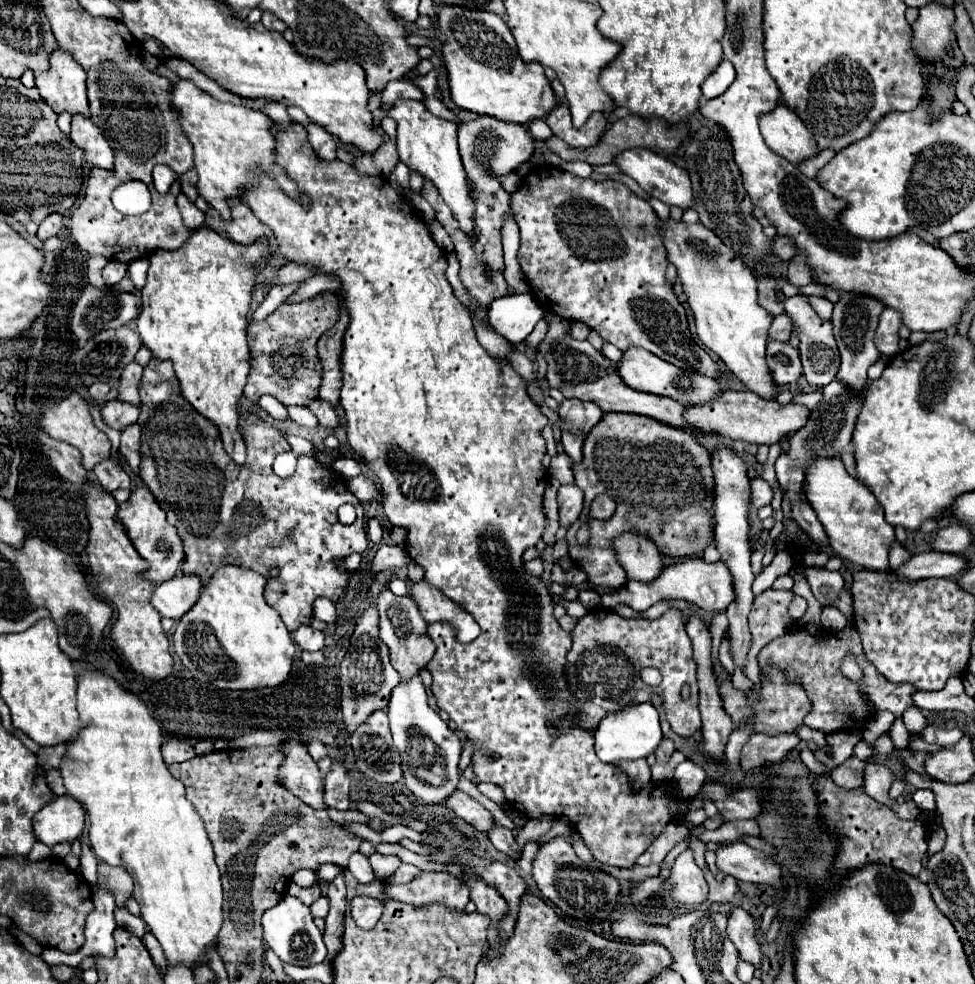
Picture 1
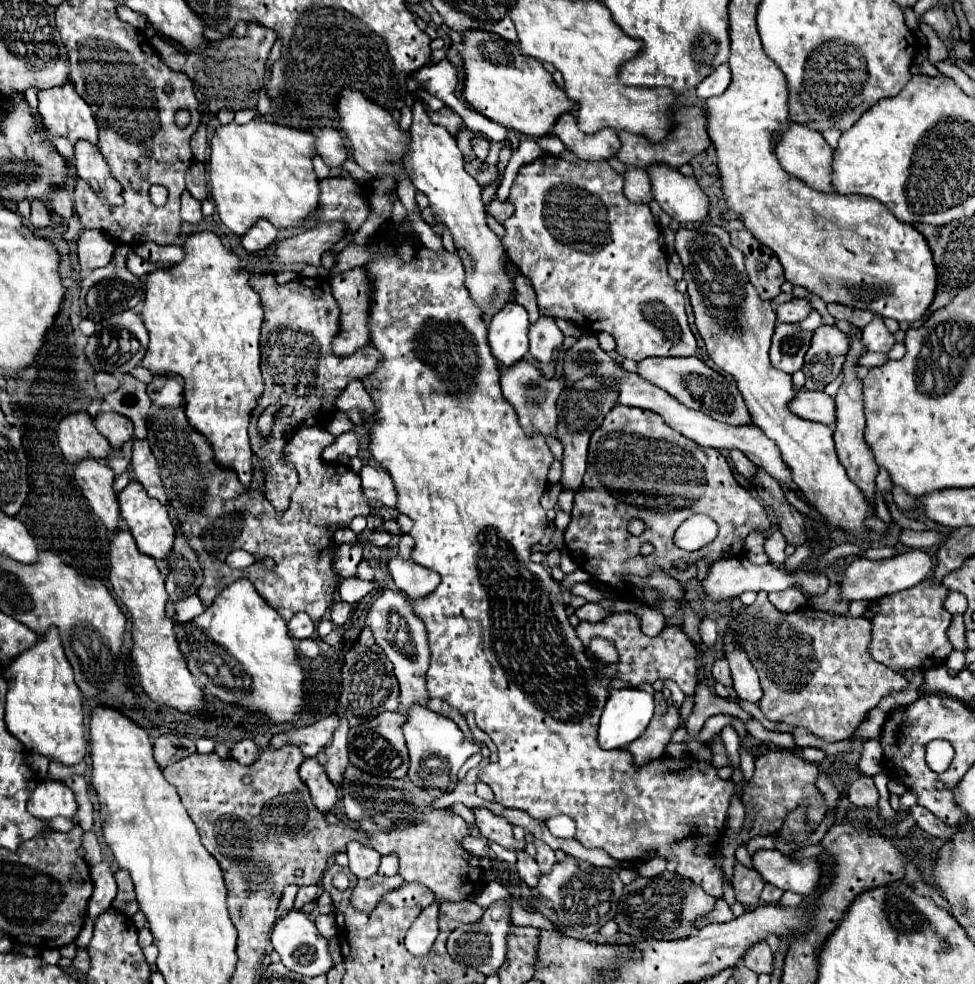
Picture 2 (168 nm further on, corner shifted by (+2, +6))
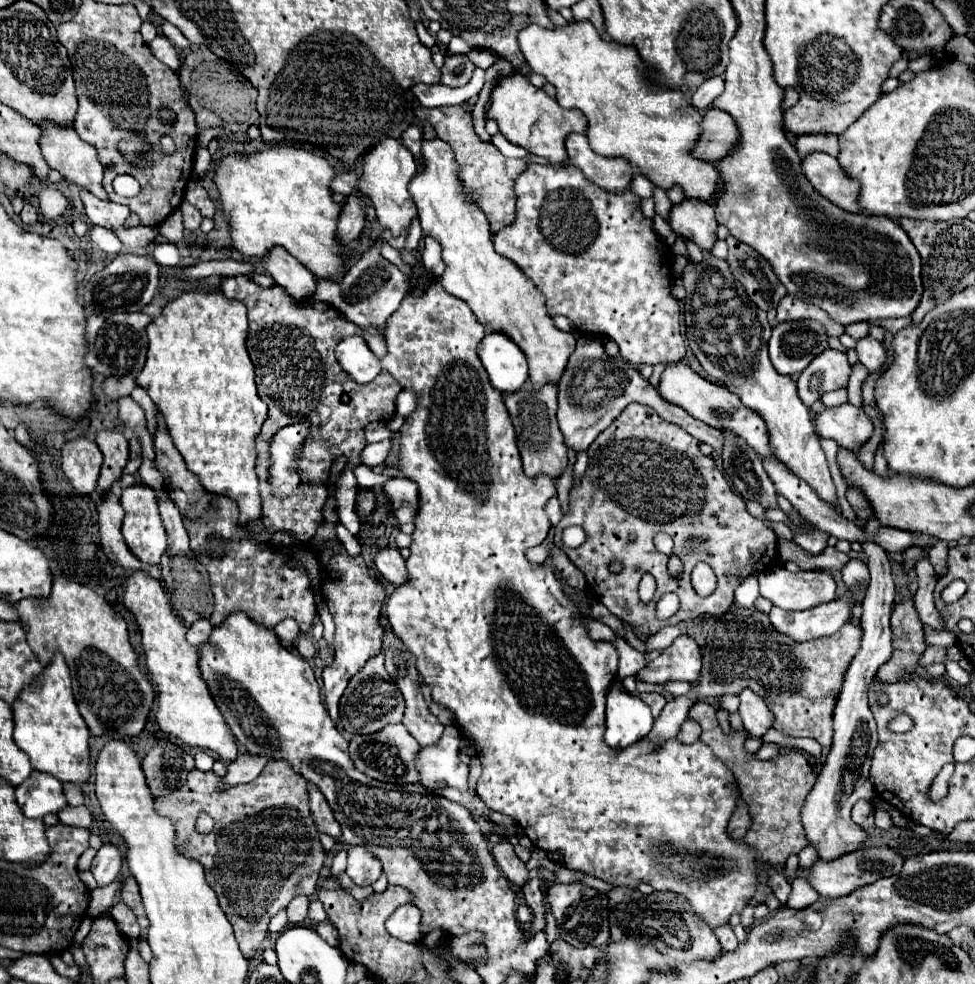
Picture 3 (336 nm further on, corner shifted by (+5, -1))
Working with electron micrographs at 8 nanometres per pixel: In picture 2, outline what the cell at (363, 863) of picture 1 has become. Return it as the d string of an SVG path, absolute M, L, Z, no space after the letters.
M349 842L347 846L347 856L349 856L349 870L357 878L369 878L377 872L381 854L373 850L371 846L363 846L359 842Z

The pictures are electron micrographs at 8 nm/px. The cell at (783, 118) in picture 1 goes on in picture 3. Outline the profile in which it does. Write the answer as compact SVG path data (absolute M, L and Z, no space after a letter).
M812 153L802 161L802 169L812 181L814 189L818 189L828 201L850 213L862 211L858 205L860 183L844 173L838 159L826 153Z

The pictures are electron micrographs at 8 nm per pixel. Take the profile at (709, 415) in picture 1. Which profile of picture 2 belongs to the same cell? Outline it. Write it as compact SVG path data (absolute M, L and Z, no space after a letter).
M799 390L787 406L799 418L821 424L833 424L833 398L823 392Z

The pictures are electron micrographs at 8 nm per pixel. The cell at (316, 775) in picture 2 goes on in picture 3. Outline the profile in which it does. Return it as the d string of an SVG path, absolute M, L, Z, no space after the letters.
M310 785L308 789L310 793L310 811L312 811L312 819L318 827L320 833L330 835L334 841L340 839L340 829L338 829L338 821L334 821L334 815L330 813L330 807L326 805L326 799L322 797L322 793L318 793L318 789L314 789L314 785Z

